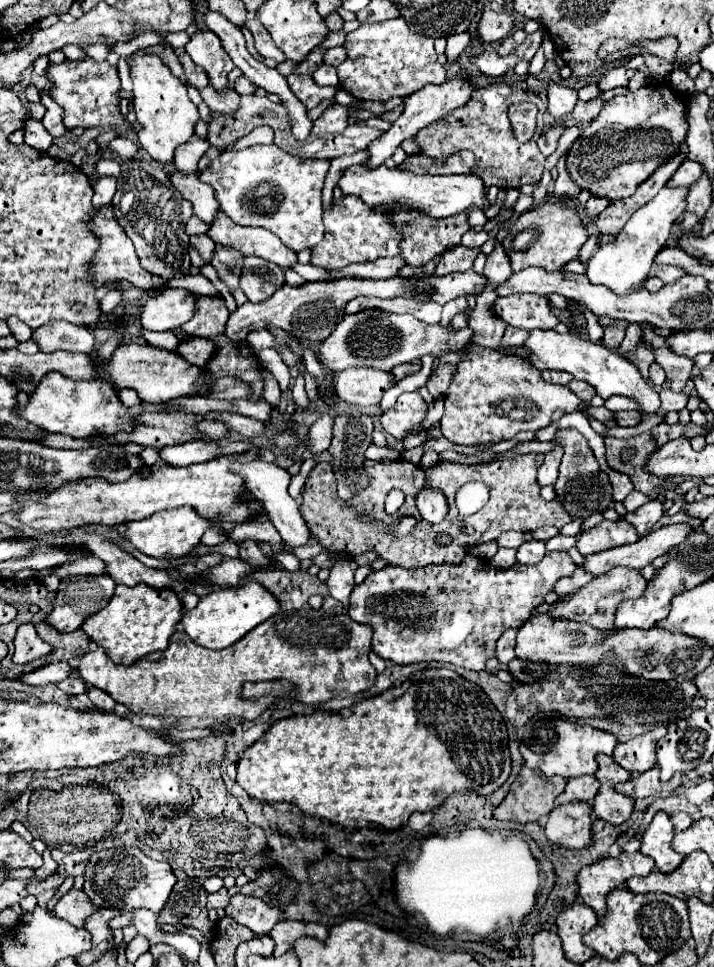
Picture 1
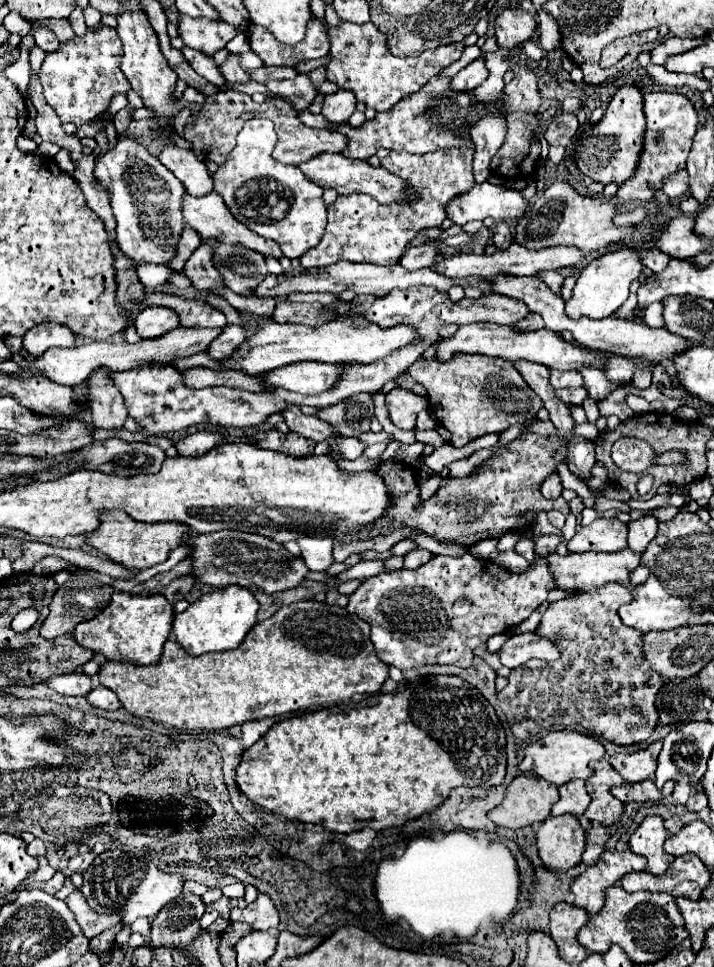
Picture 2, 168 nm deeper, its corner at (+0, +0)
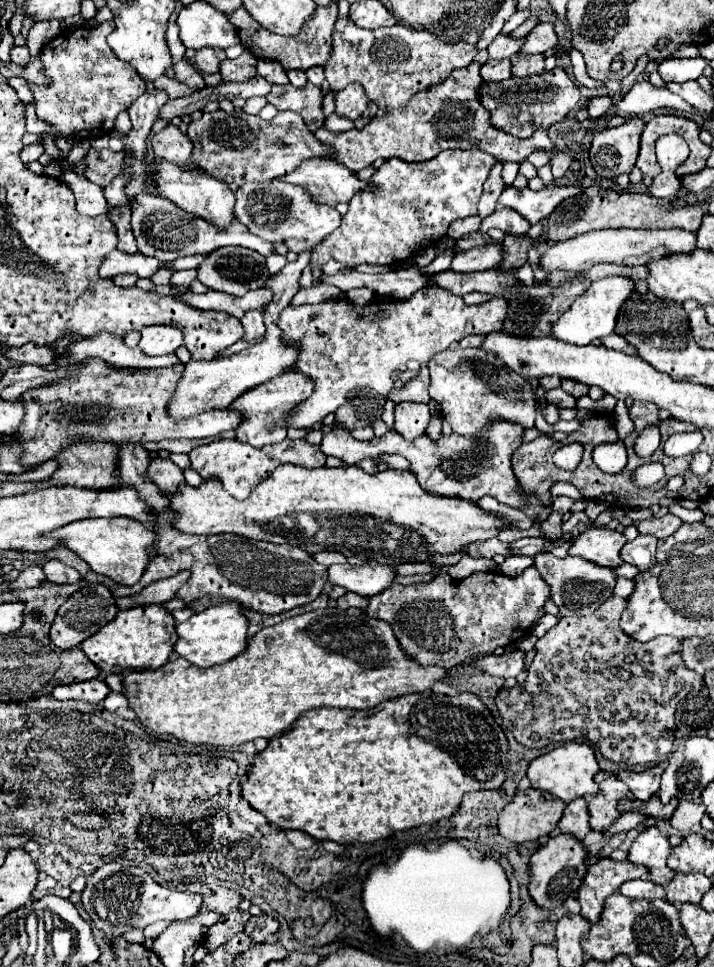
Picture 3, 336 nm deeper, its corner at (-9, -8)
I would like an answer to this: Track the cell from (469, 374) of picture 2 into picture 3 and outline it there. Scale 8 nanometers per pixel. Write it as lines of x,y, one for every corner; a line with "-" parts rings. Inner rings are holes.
454,344
452,348
446,348
444,352
438,352
428,360
430,368
430,398
438,402
440,414
452,424
452,430
462,436
472,436
488,426
494,418
504,418
510,422
518,422
524,428
534,428
534,394
526,380
518,376
516,372
510,372
510,368
494,354
494,352
482,352
482,348
462,348

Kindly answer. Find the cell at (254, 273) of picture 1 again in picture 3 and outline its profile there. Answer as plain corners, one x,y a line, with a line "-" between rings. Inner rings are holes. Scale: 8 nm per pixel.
226,246
226,248
218,248
216,252
210,252
196,270
198,270
198,280
204,286
232,296
244,296
248,290
262,288
270,276
266,268
266,258
254,250
240,248
240,246

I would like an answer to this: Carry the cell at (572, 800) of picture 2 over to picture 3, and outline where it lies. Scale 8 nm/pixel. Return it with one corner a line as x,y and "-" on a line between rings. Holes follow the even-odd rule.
576,798
572,804
564,808
564,816
558,822
558,830
562,834
572,834
578,840
584,840
584,836
590,832
590,814
588,814
588,804
584,798

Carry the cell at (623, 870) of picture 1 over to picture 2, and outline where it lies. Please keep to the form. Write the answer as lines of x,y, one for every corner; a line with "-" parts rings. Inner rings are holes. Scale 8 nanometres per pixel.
605,850
599,858
599,862
585,870
581,876
575,878
571,884
571,892
575,896
575,904
585,908
591,916
603,908
605,890
621,880
621,876
629,872
641,872
647,868
647,860
643,860
639,854
633,854
631,850
617,852
617,850

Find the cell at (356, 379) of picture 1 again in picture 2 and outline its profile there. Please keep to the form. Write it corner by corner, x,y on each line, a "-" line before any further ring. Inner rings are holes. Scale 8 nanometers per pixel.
295,362
267,374
267,384
287,390
303,390
305,396
321,394
339,382
345,368
321,362

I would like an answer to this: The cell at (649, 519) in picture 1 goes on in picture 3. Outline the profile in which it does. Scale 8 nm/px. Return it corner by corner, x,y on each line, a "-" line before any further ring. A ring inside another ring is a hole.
640,534
636,540
626,542
622,548
622,560
628,564
634,564
640,572
652,568
656,564
656,538
654,536
644,536

